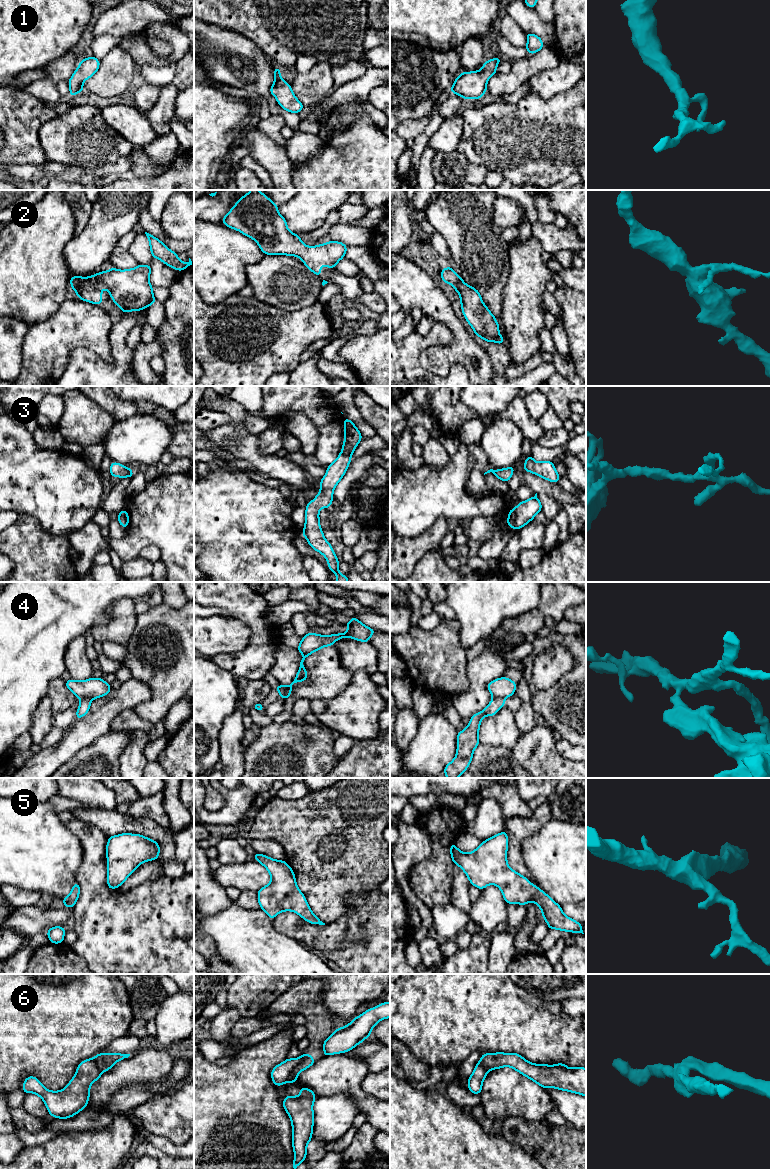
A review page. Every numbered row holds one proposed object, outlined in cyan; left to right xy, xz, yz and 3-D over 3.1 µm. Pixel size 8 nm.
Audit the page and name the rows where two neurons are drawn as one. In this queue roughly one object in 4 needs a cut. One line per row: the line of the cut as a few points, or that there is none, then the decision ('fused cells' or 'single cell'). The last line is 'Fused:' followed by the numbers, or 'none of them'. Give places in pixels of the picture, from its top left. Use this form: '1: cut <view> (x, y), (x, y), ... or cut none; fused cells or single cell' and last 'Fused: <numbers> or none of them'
1: cut none; single cell
2: cut none; single cell
3: cut none; single cell
4: cut yz (493, 697), (503, 699); fused cells
5: cut none; single cell
6: cut xz (303, 1055), (303, 1060), (286, 1081); fused cells
Fused: 4, 6

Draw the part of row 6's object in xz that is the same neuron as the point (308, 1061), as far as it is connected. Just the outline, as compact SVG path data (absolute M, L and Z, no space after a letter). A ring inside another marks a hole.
M303 1053L304 1060L294 1069L292 1075L288 1078L288 1083L295 1083L301 1071L312 1066L316 1061L309 1053Z

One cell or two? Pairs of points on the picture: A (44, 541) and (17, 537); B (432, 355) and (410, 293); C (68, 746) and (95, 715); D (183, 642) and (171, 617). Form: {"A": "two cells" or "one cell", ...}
{"A": "one cell", "B": "one cell", "C": "one cell", "D": "one cell"}

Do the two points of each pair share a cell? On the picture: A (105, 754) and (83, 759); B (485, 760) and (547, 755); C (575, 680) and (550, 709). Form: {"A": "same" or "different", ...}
{"A": "same", "B": "same", "C": "same"}

